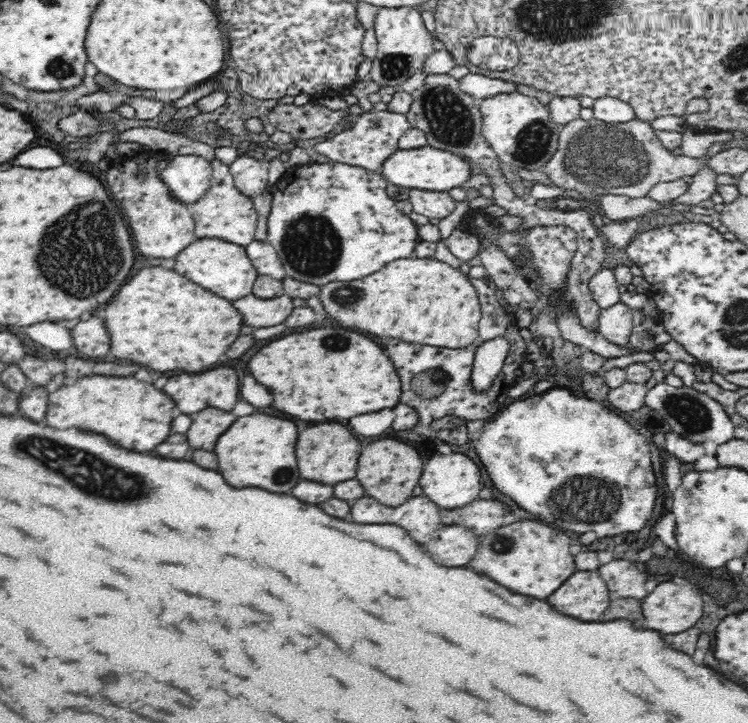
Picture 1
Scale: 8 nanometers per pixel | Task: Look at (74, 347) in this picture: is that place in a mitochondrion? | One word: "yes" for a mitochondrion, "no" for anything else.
no

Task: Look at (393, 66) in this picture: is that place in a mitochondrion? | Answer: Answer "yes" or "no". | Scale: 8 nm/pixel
yes

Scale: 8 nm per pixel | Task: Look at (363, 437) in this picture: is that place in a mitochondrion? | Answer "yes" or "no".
no

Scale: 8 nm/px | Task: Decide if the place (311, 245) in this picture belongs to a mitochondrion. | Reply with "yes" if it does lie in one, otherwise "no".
yes

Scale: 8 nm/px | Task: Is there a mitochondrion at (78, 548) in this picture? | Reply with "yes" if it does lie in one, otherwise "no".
no

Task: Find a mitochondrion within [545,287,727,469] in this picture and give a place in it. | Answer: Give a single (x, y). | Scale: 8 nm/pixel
(692, 415)

